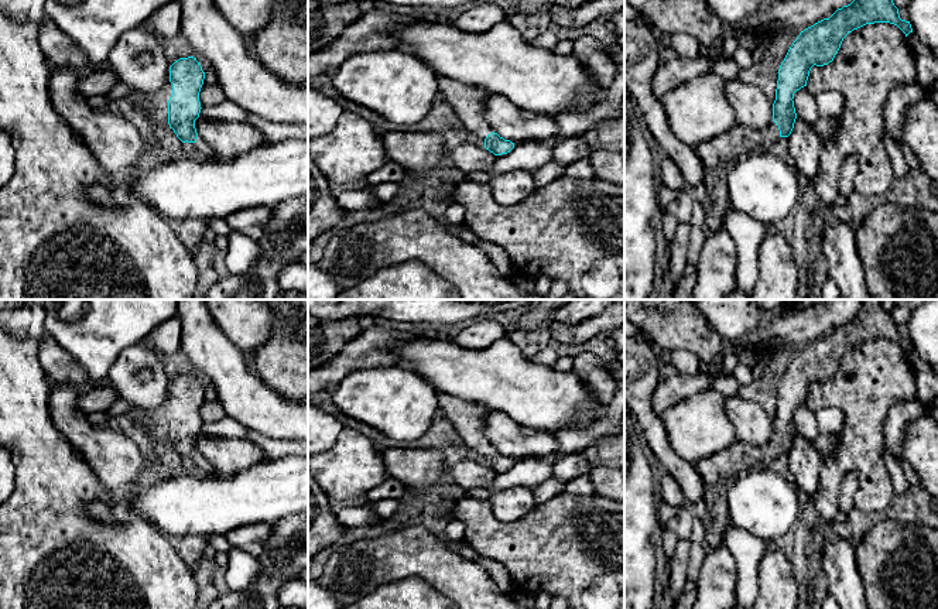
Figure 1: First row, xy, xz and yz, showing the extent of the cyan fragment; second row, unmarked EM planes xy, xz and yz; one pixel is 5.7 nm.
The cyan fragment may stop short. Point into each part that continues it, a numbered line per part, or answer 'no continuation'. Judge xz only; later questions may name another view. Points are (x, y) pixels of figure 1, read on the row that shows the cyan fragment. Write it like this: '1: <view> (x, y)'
1: xz (466, 101)

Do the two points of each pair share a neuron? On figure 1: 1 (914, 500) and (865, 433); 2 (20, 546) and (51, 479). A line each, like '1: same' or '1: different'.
1: different
2: same

